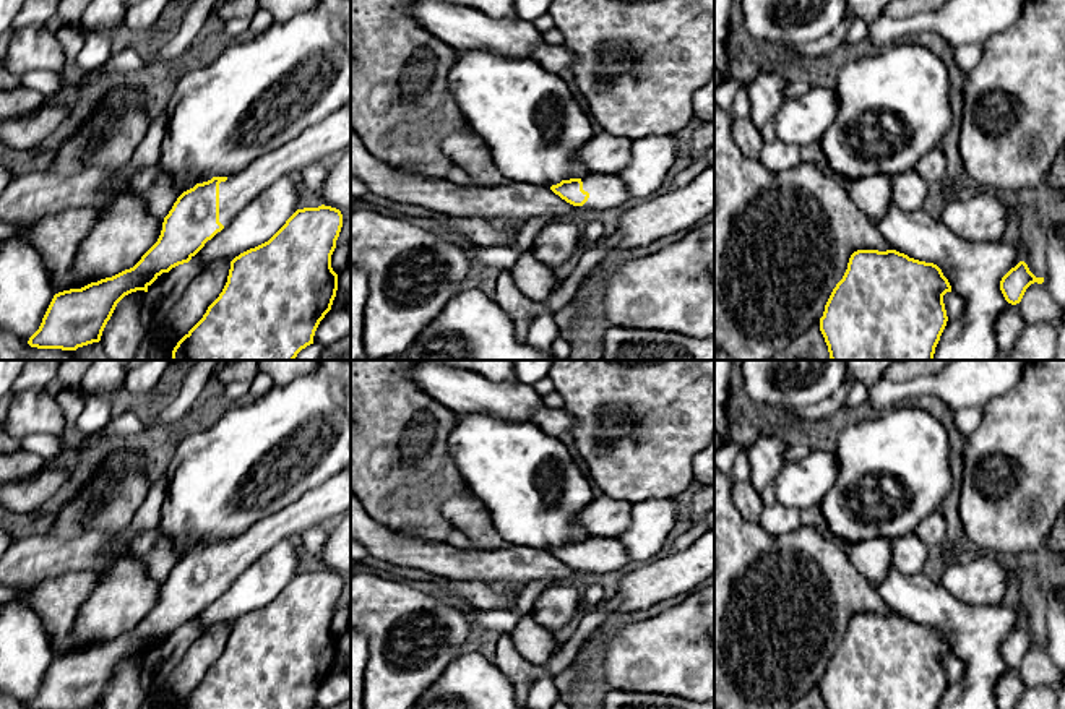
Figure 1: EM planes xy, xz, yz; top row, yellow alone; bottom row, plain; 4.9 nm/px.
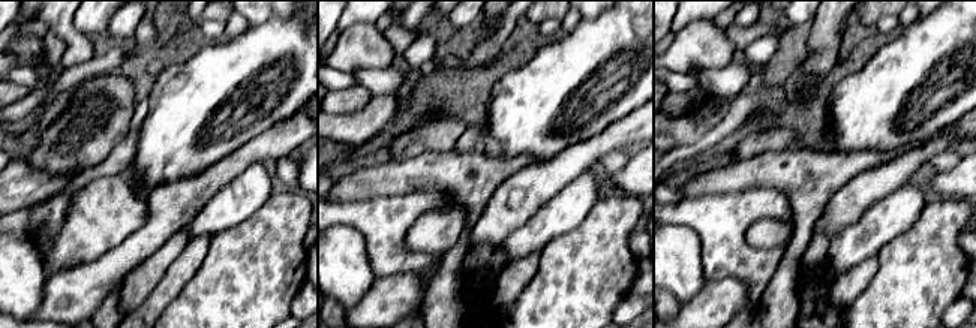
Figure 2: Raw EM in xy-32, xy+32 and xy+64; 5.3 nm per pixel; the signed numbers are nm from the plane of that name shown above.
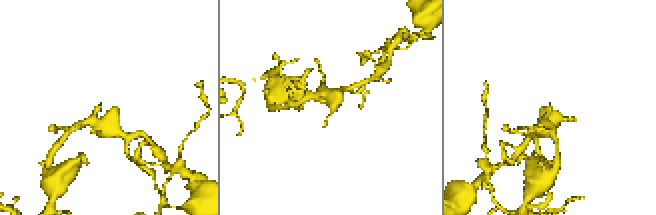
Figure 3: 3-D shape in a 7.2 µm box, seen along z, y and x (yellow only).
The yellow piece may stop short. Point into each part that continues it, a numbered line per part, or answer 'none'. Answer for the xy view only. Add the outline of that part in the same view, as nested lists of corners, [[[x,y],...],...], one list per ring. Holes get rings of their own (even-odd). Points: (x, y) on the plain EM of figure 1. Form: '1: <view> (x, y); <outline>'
1: xy (323, 505); [[[351,467],[307,492],[278,513],[257,521],[219,547],[219,586],[231,586],[253,561],[281,540],[313,526],[334,522],[351,511]]]

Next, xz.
1: xz (606, 555); [[[588,537],[581,540],[581,545],[583,553],[589,556],[589,561],[580,571],[588,574],[604,574],[615,571],[632,561],[627,547],[615,537]]]

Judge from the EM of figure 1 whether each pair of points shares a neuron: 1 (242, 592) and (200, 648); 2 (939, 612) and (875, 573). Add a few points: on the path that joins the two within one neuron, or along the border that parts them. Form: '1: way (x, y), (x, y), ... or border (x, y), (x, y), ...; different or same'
1: border (229, 623), (216, 623), (202, 635); different
2: border (892, 562), (887, 573), (874, 586); different

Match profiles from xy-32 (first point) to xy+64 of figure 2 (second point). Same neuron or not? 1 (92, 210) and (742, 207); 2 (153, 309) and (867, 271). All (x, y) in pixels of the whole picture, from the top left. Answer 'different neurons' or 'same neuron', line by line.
1: different neurons
2: same neuron

